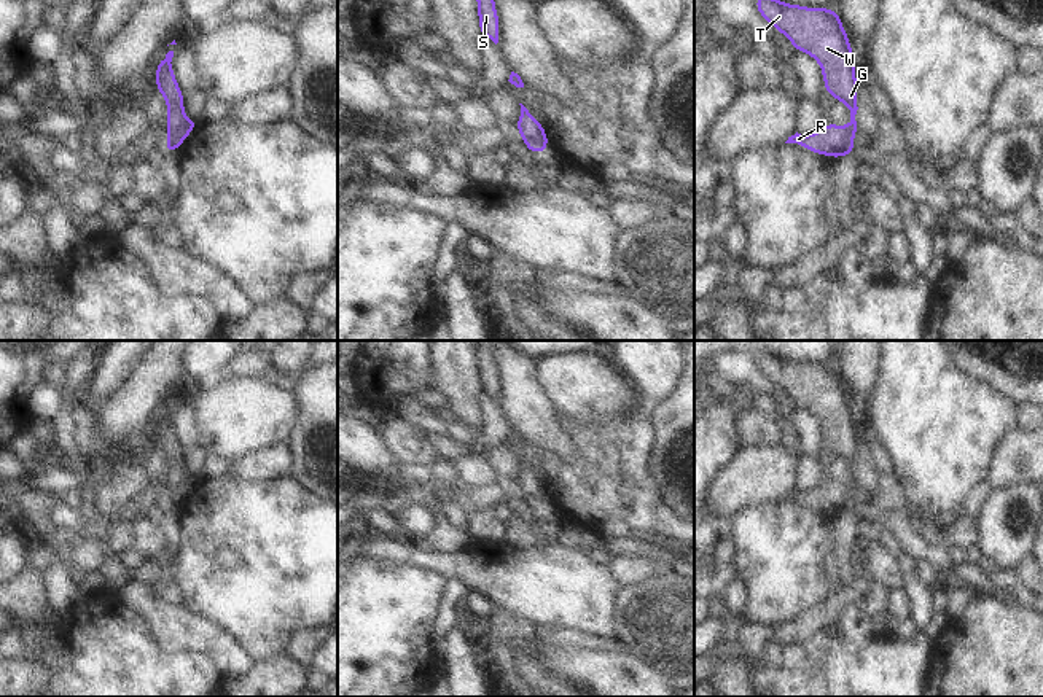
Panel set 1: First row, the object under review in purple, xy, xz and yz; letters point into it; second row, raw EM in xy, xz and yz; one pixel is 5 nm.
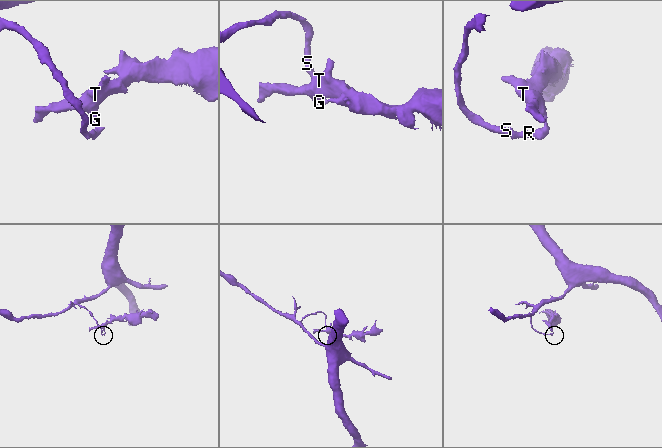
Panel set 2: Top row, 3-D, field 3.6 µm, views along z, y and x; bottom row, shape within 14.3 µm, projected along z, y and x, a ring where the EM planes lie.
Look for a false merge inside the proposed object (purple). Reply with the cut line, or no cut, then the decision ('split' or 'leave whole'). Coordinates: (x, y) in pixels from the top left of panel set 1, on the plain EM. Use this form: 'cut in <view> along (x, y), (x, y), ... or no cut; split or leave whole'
cut in xy along (185, 475), (172, 489), (167, 489); split

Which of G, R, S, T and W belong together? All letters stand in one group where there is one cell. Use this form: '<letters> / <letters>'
G T W / R S

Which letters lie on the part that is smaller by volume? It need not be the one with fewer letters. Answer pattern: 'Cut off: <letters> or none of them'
Cut off: G, T, W

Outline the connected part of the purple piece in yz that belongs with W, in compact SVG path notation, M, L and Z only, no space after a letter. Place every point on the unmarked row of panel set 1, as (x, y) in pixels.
M769 352L755 355L760 371L782 388L796 404L818 417L825 447L850 466L849 487L857 489L857 434L850 398L836 368L787 361Z

